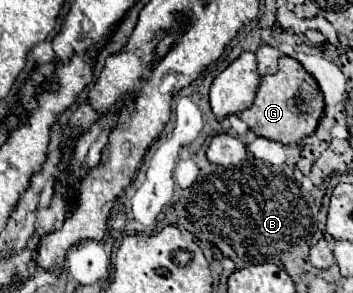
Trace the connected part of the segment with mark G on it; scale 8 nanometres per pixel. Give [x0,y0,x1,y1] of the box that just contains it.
[239,55,323,145]

